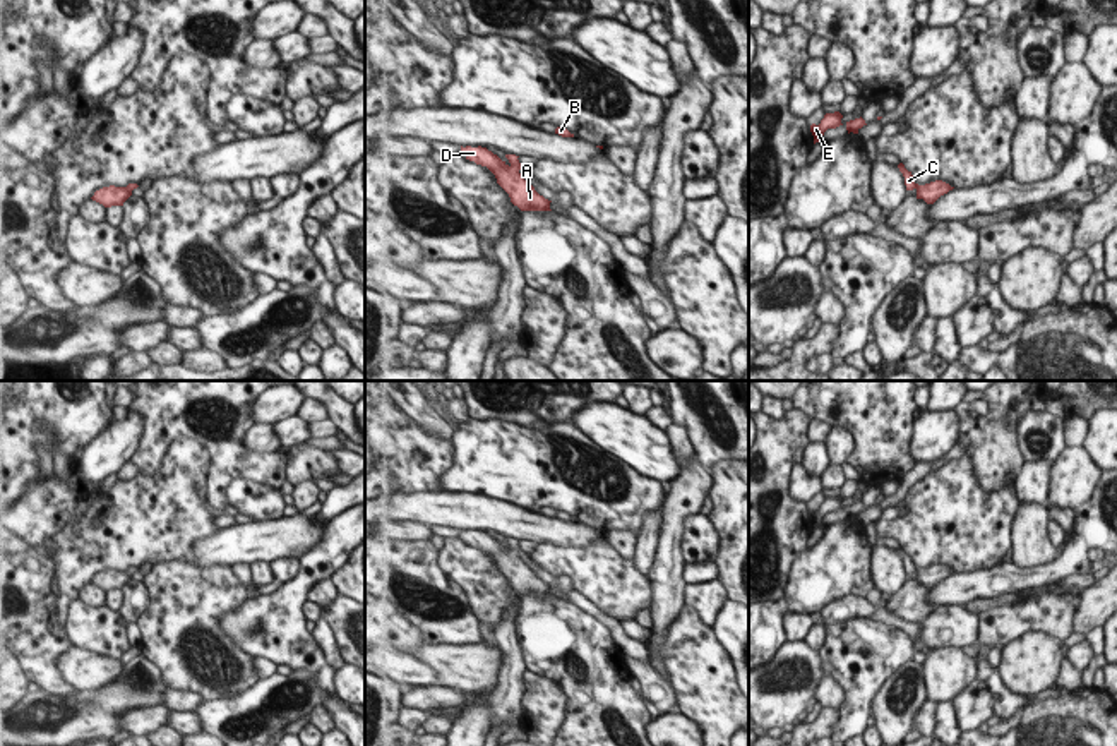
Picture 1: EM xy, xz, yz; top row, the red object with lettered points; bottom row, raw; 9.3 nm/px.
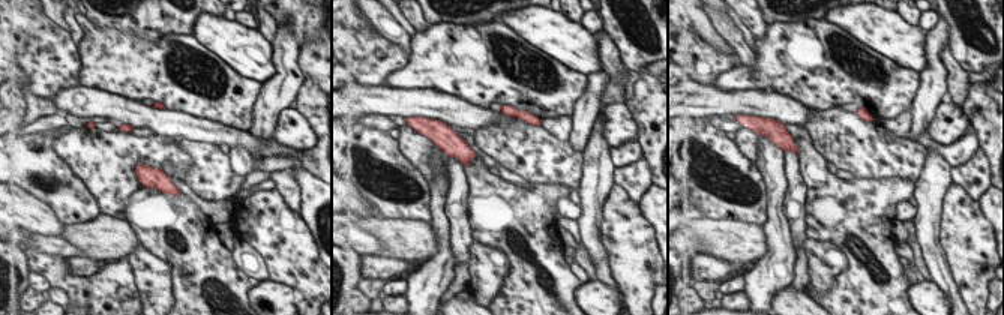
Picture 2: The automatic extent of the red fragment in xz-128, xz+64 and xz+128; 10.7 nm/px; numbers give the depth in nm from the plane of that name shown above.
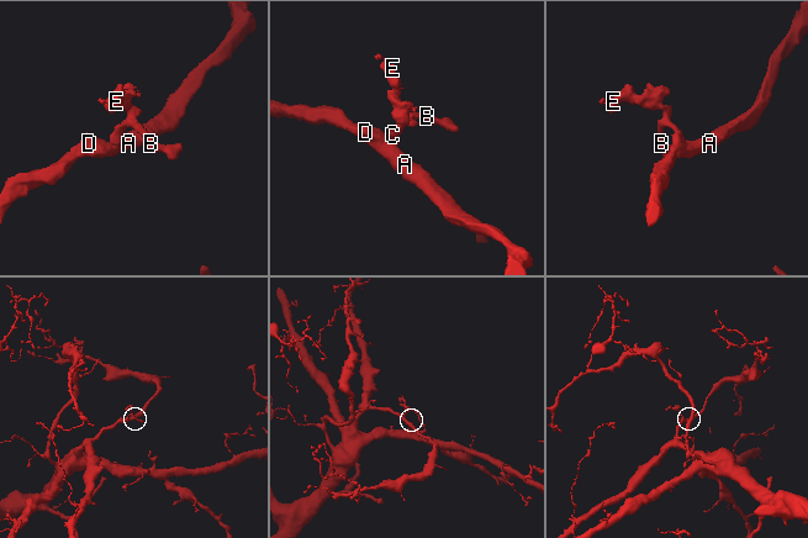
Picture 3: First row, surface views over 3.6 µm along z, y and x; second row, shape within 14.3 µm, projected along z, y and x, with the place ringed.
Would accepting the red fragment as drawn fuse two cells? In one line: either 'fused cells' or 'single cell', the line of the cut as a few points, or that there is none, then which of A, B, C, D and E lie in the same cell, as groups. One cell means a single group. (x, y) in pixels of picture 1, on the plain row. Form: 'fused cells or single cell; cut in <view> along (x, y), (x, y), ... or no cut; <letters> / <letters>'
single cell; no cut; A B C D E

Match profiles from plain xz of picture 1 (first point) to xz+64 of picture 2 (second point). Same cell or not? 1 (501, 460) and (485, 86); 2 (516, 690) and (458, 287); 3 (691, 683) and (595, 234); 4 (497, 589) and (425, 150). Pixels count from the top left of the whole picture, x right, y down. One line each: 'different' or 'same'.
1: same
2: different
3: different
4: same

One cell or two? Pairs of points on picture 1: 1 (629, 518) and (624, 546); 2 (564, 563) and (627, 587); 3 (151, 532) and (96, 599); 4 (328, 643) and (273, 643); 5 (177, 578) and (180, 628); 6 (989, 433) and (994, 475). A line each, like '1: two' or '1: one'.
1: two
2: one
3: two
4: two
5: one
6: one

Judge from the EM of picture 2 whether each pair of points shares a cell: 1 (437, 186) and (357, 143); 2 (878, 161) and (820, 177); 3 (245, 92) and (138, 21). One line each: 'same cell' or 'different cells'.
1: different cells
2: different cells
3: different cells

